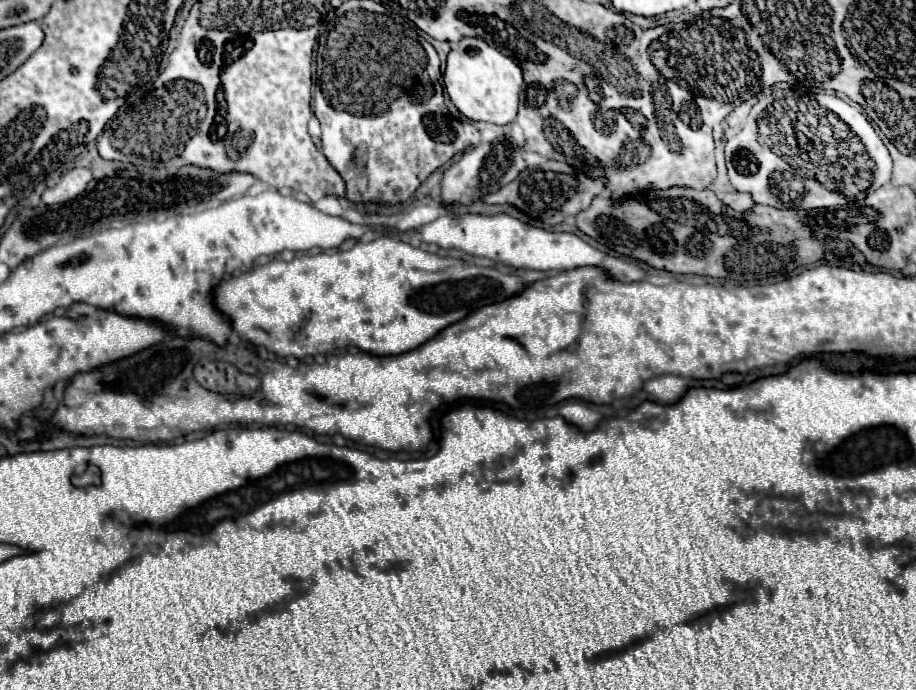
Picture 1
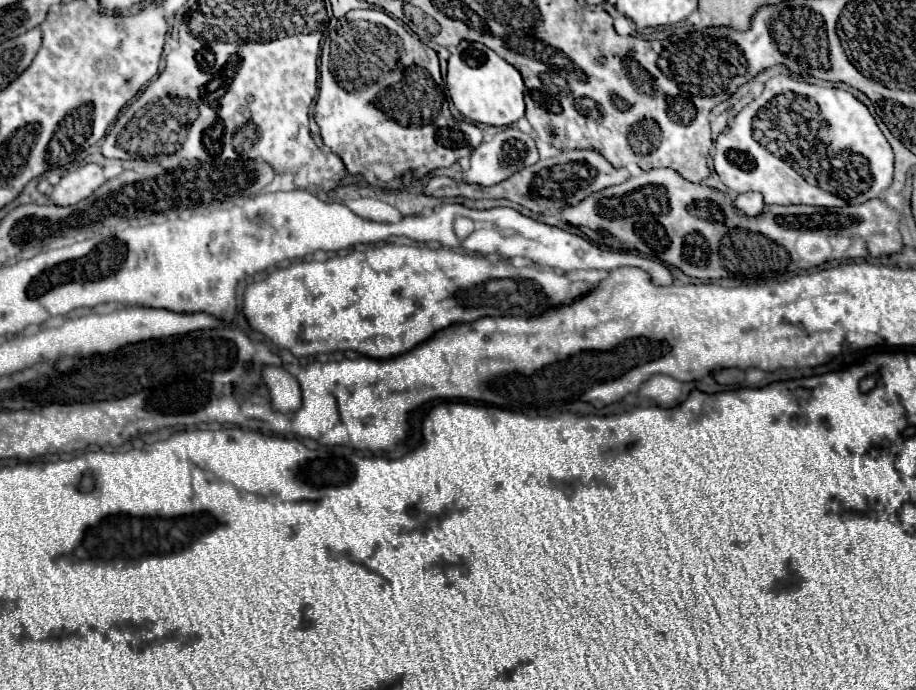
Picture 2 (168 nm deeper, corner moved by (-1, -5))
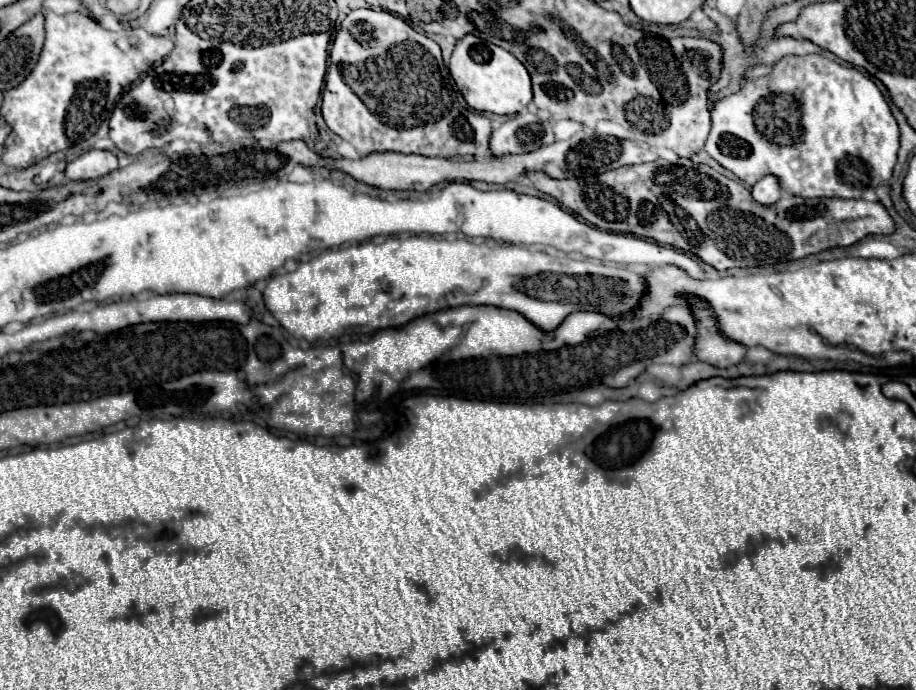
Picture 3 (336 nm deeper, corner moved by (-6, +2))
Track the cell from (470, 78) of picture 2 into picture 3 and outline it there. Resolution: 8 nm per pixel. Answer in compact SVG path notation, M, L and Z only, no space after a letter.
M466 34L462 40L456 42L456 48L450 56L448 70L450 70L450 76L454 78L460 94L468 102L468 106L478 112L518 114L532 100L530 74L522 66L522 62L518 58L514 58L508 50L504 50L492 42L486 42L480 36Z

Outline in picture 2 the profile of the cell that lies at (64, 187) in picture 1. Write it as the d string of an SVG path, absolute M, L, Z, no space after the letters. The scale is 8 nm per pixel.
M83 165L73 173L67 173L61 177L61 181L53 187L53 193L49 195L49 201L55 205L75 205L83 199L87 199L95 189L99 189L105 183L103 171L99 165Z

